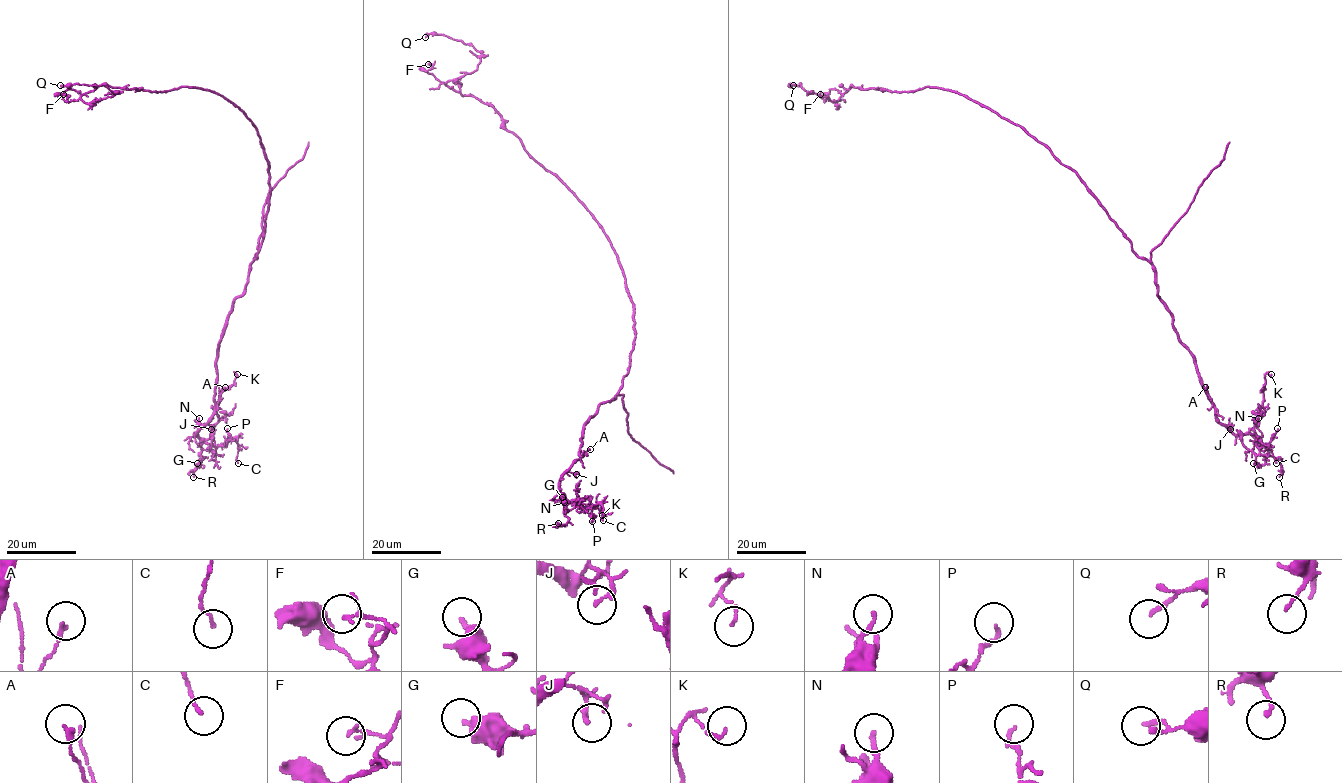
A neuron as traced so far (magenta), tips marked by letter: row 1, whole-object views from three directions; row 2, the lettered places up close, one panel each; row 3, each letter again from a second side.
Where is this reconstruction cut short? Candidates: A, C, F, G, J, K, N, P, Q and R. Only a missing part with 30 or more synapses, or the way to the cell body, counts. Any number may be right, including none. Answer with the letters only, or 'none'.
none

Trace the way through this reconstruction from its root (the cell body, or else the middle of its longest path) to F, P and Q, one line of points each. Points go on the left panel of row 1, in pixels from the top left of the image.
F: (269, 168), (253, 123), (215, 92), (98, 85), (82, 94), (68, 89), (66, 100), (63, 94)
P: (269, 168), (263, 239), (219, 343), (214, 414), (194, 434), (217, 447), (226, 445), (227, 428)
Q: (269, 168), (253, 123), (215, 92), (98, 85), (81, 96), (85, 103), (116, 91), (103, 84), (60, 85)

